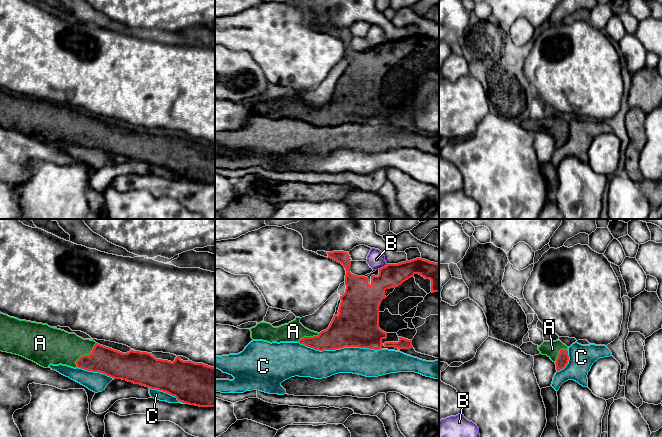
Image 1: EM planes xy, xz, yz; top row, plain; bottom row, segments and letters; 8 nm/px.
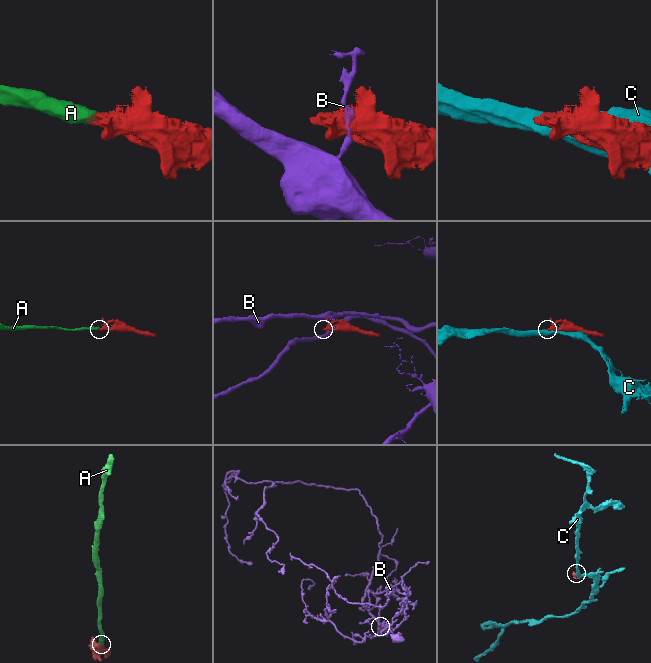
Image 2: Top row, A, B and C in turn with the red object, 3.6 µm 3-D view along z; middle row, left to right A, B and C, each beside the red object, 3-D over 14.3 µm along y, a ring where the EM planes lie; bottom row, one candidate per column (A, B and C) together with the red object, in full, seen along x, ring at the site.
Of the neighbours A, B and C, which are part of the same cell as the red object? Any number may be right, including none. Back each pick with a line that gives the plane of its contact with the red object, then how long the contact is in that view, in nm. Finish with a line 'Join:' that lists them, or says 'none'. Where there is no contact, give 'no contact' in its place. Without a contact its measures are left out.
A: xy | 260 nm
Join: A

